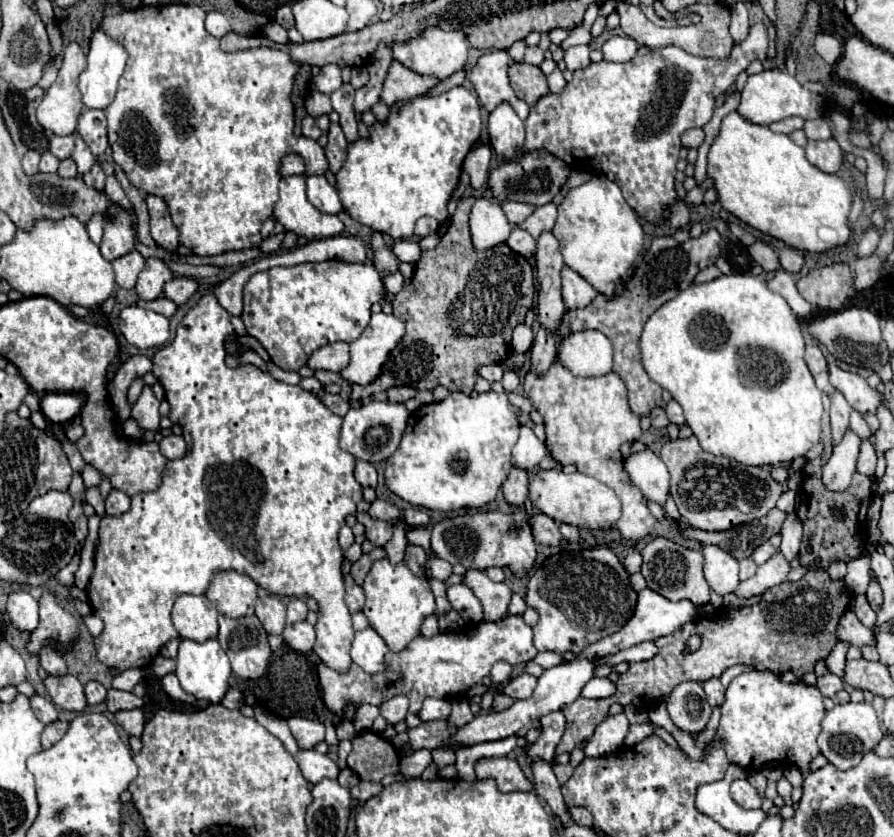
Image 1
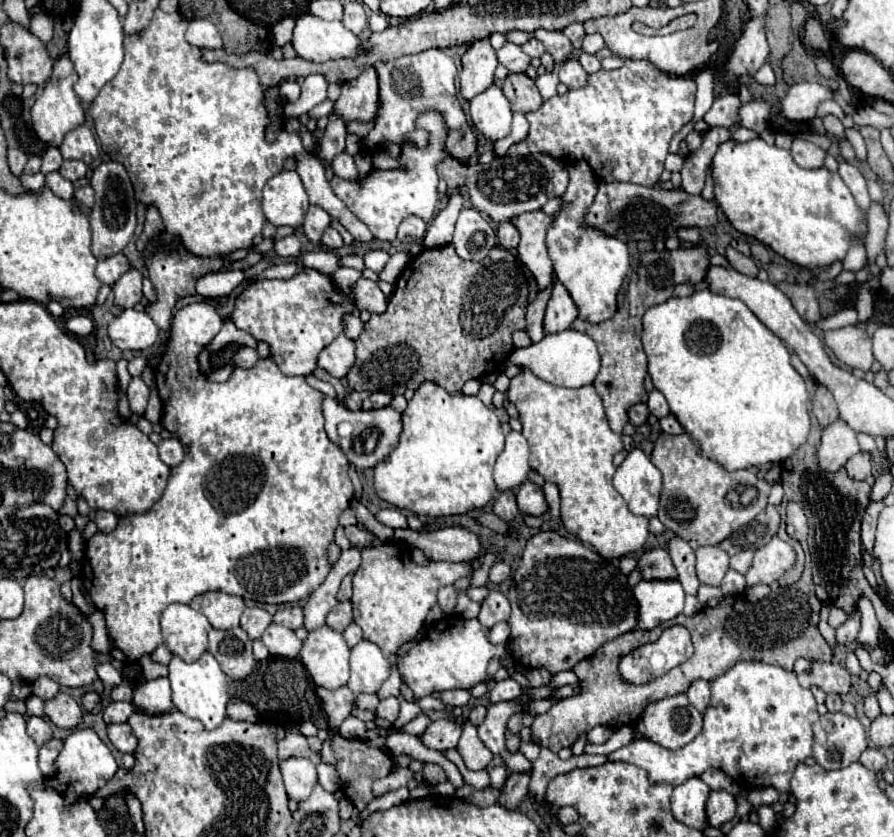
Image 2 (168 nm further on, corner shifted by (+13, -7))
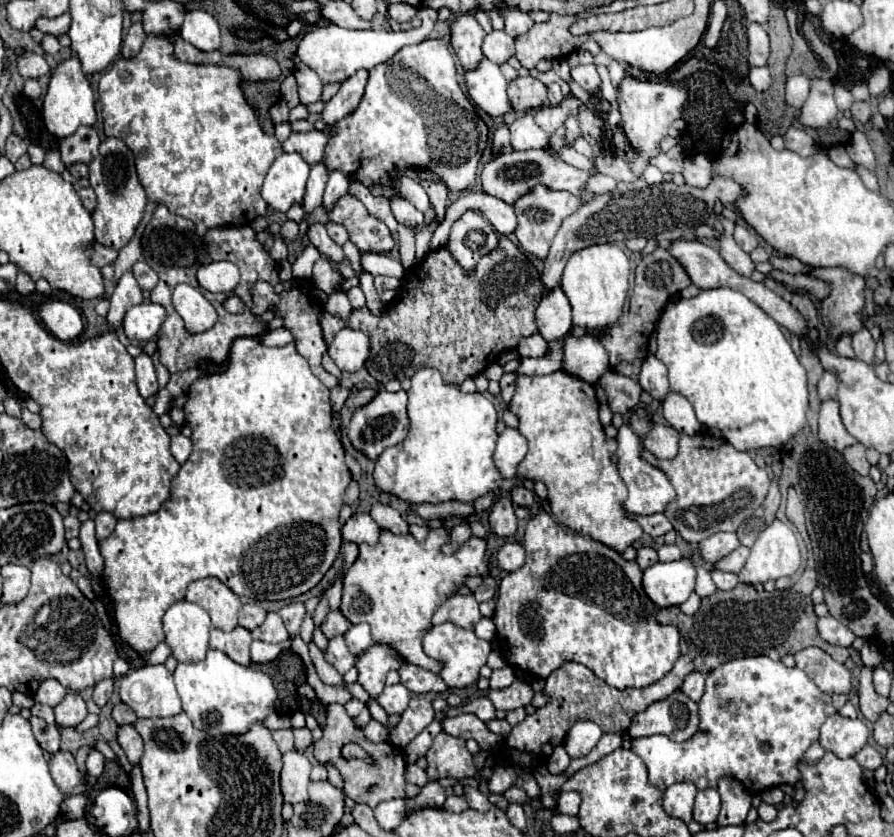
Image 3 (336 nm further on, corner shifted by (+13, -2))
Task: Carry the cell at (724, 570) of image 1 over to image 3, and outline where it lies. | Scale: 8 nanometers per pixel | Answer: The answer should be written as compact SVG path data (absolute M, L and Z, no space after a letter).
M717 532L705 538L703 542L699 542L699 554L707 564L715 566L715 562L719 562L729 552L733 552L737 546L739 546L739 540L735 532Z

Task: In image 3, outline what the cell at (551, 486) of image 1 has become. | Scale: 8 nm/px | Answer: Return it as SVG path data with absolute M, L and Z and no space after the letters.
M515 486L511 490L511 498L513 498L513 504L517 504L517 506L529 508L533 504L533 492L527 490L525 486Z

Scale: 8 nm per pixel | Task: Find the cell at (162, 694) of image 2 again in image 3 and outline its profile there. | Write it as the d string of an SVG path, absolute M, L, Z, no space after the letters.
M147 664L121 678L121 700L135 710L139 718L175 716L181 712L181 700L173 684L173 674L163 666Z

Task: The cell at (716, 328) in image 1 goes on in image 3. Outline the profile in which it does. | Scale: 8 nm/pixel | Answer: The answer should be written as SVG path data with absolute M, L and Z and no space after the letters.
M701 290L693 298L669 302L659 316L655 332L655 356L669 370L671 390L683 394L695 408L697 420L707 428L717 428L735 450L749 452L759 448L781 448L803 430L809 408L805 368L793 354L779 324L739 290Z

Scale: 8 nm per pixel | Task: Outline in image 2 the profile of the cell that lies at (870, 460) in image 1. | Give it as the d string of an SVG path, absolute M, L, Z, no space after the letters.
M857 453L857 455L853 455L853 457L845 463L845 469L847 469L847 473L851 475L851 479L863 481L863 479L867 479L867 477L871 475L871 471L873 471L873 467L871 467L871 457L869 457L867 453Z

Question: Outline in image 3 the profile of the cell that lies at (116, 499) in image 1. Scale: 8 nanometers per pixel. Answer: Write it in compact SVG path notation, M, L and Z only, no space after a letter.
M99 512L99 514L95 516L97 538L99 538L99 540L101 540L101 538L107 538L107 536L113 532L115 524L117 524L117 518L115 518L111 512Z

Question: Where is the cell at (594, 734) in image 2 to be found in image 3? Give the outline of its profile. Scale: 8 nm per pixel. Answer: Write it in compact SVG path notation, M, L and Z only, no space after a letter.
M583 720L583 722L577 722L577 724L569 730L563 746L565 746L565 750L567 750L567 754L569 754L571 758L575 758L575 756L585 756L587 752L591 752L591 750L595 748L595 744L599 742L601 734L603 734L603 732L601 732L601 728L599 728L595 722Z

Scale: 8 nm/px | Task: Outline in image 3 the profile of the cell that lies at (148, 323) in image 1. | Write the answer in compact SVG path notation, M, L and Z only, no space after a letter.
M143 302L127 310L123 320L123 332L133 342L143 342L155 338L165 318L165 310L159 304Z

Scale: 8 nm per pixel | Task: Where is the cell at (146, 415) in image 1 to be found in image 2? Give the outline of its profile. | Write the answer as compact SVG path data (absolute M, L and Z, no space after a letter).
M141 377L131 379L131 383L127 387L127 399L129 399L133 413L137 413L137 415L145 413L147 399L149 399L149 387L145 385L145 381Z

